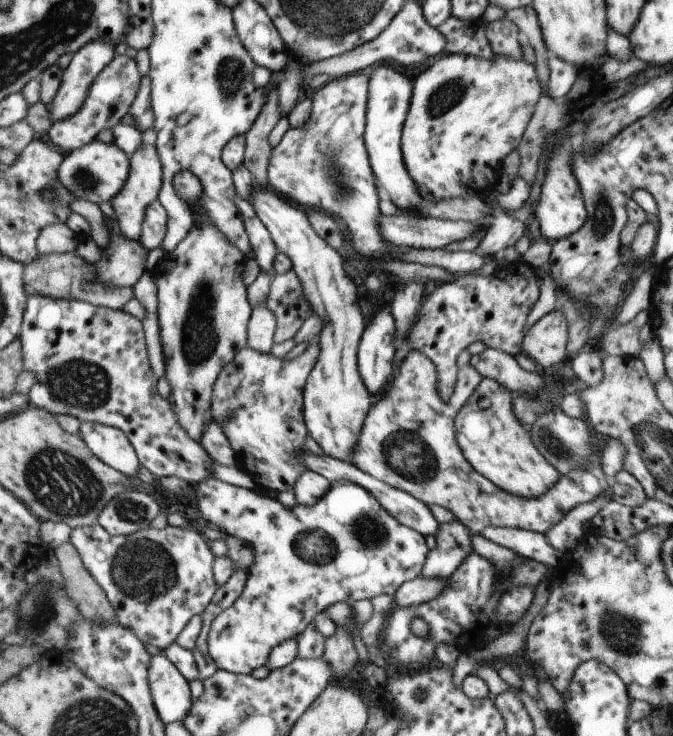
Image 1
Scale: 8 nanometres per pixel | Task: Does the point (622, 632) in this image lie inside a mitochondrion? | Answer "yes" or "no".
yes

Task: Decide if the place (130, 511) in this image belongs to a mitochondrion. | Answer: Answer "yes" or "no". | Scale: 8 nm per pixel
yes

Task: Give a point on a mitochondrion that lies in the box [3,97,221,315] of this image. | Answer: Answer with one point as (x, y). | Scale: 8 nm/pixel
(84, 177)

